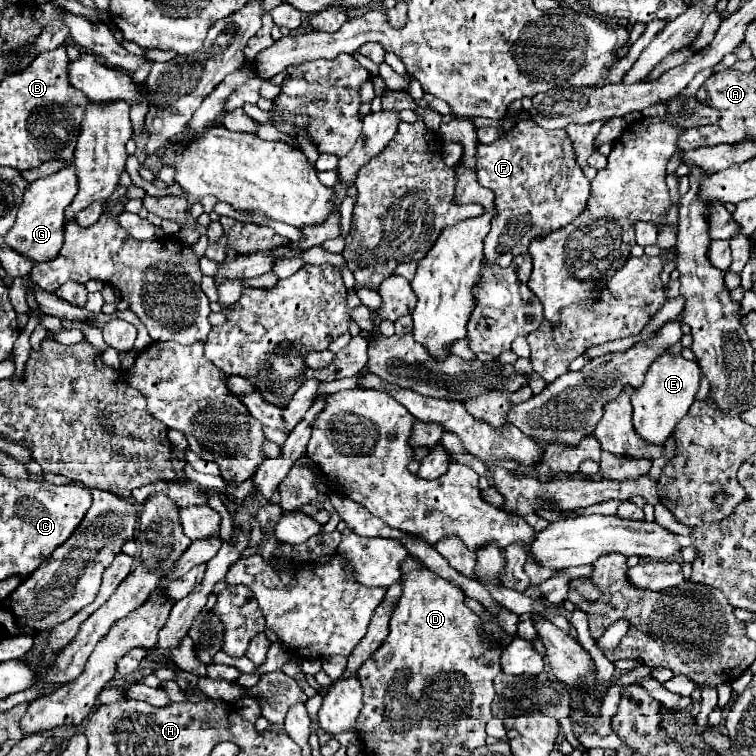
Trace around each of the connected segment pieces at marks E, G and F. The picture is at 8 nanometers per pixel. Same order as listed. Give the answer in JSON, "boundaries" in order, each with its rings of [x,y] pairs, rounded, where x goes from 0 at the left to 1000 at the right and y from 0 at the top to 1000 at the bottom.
{"boundaries":[[[[902,468],[870,471],[870,476],[860,481],[849,511],[841,513],[836,521],[836,537],[839,537],[836,561],[844,577],[860,587],[876,590],[886,579],[894,561],[907,550],[910,540],[921,526],[923,511],[926,511],[926,487],[921,479],[902,474]]],[[[87,220],[79,228],[53,235],[32,254],[32,267],[24,275],[24,286],[13,307],[5,312],[5,323],[34,339],[40,347],[53,349],[77,339],[85,317],[85,278],[98,265],[103,249],[98,220]]],[[[690,159],[653,190],[632,190],[630,214],[632,241],[653,254],[659,278],[651,304],[640,315],[646,349],[669,354],[680,339],[698,331],[701,317],[754,296],[775,275],[780,241],[770,230],[757,185],[746,172],[720,172],[704,159]]]]}

